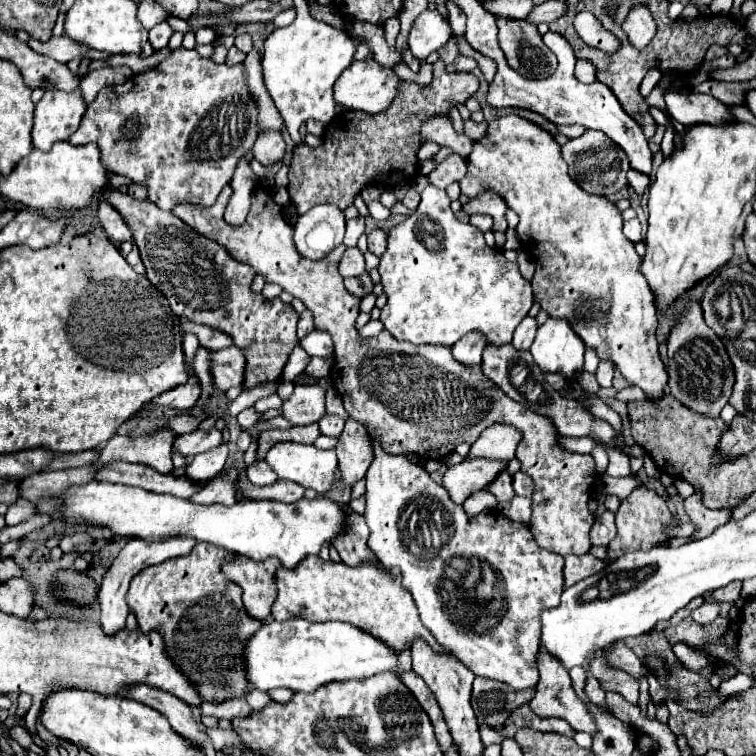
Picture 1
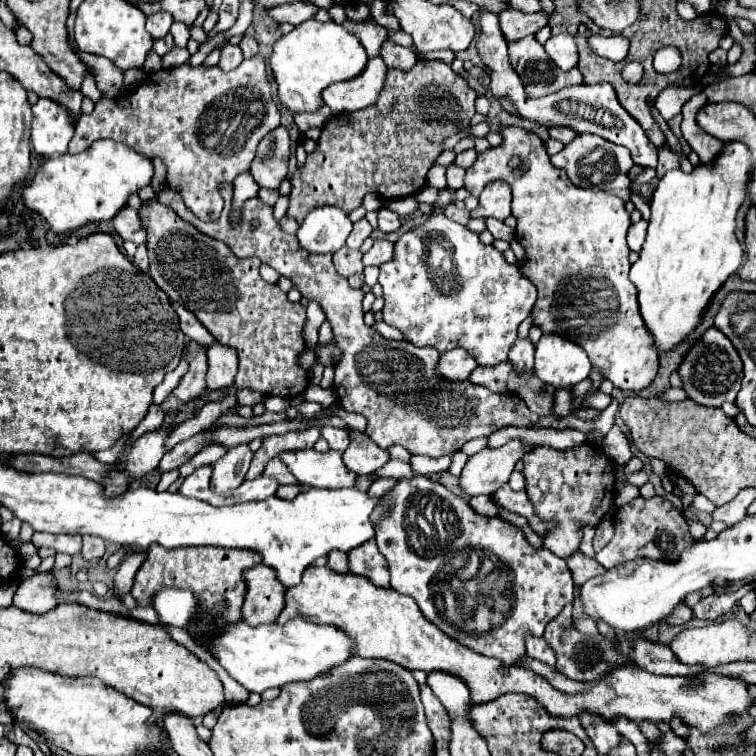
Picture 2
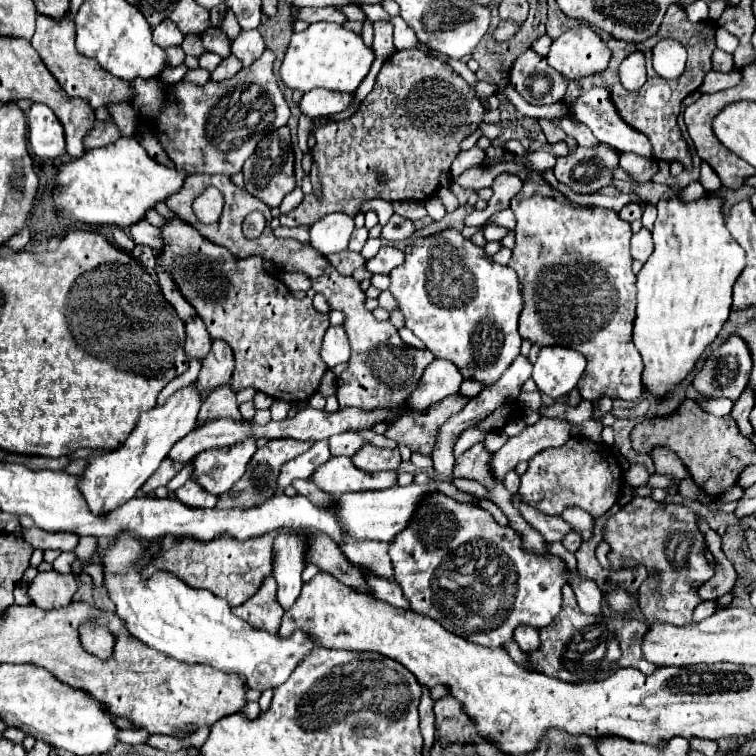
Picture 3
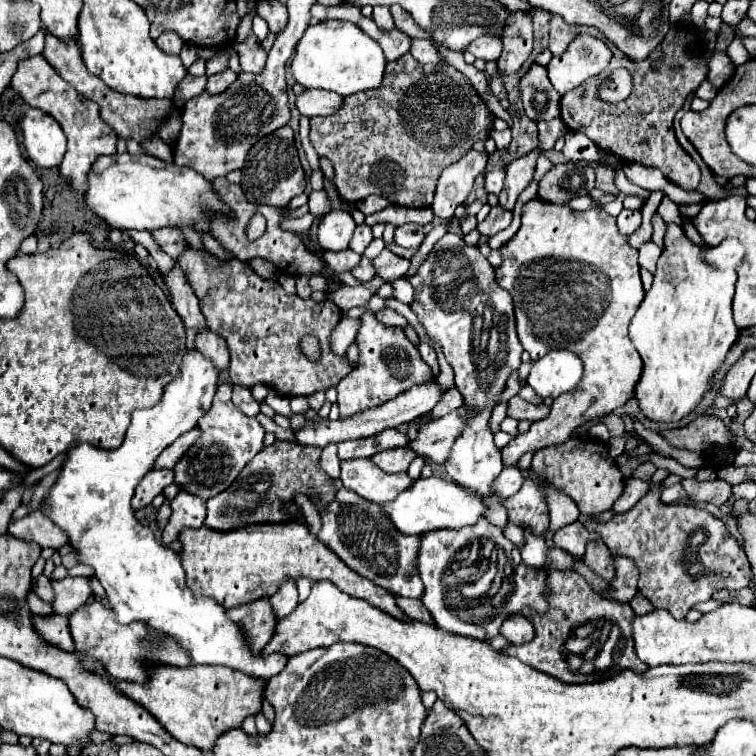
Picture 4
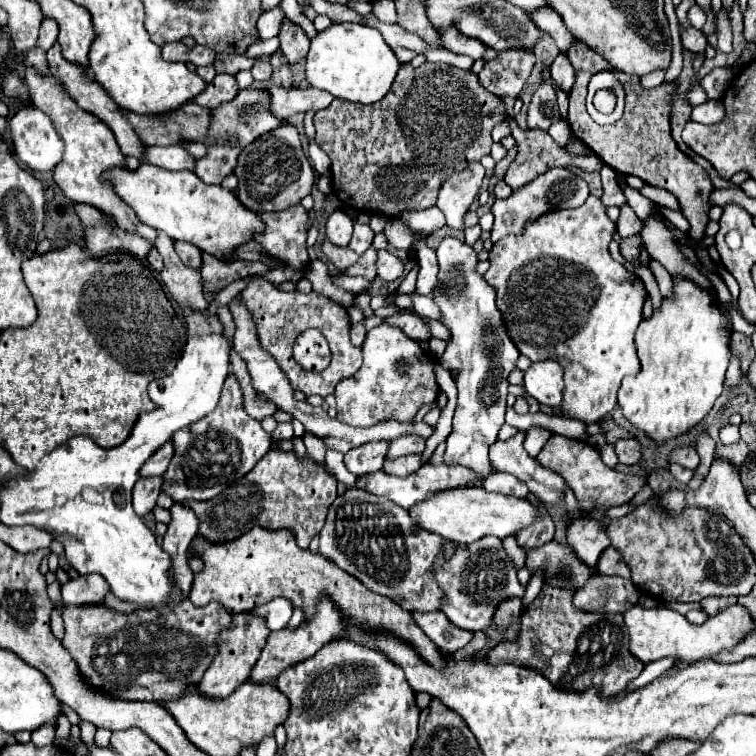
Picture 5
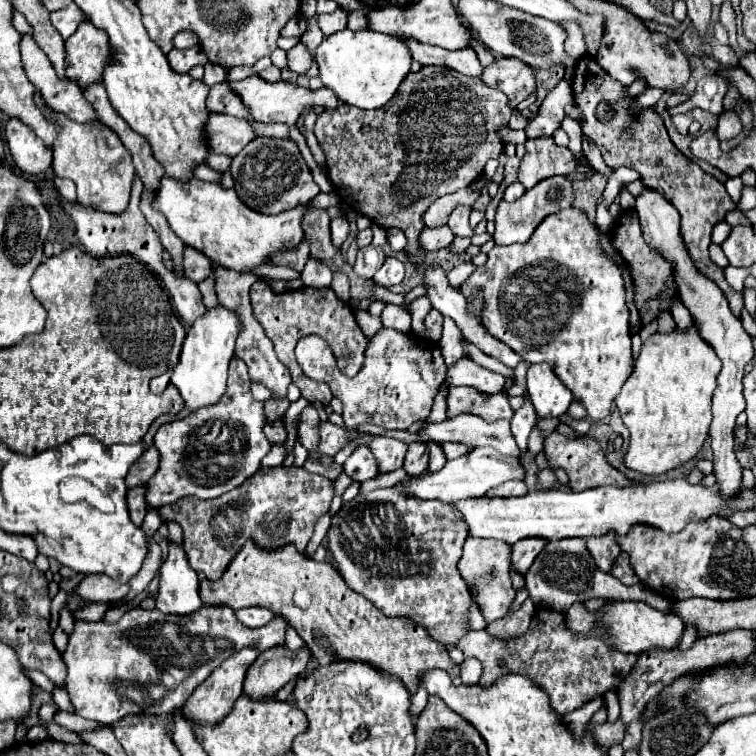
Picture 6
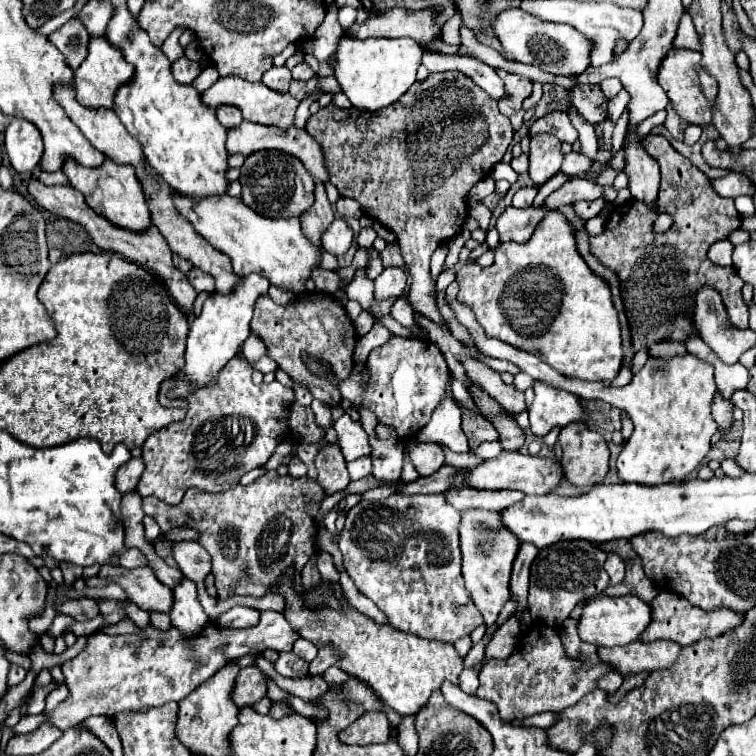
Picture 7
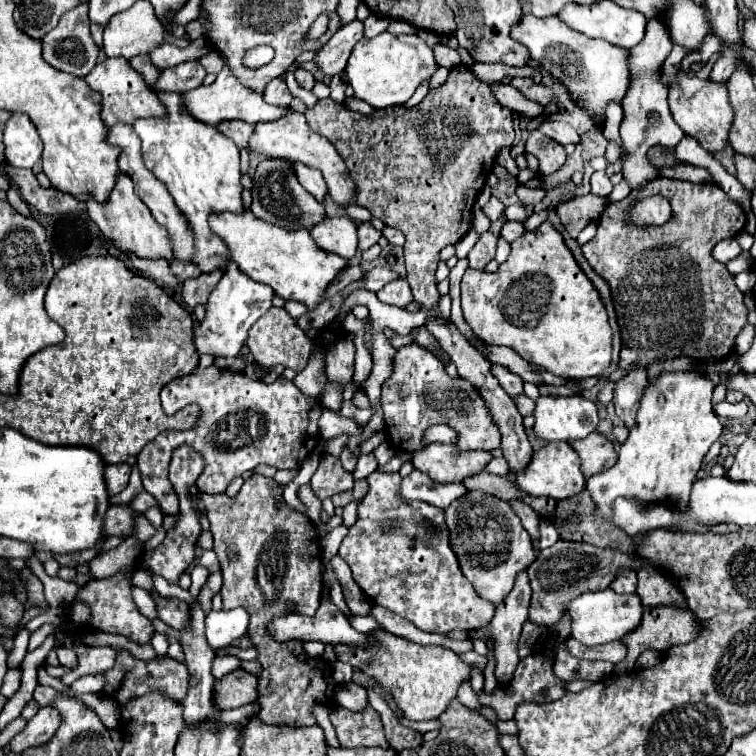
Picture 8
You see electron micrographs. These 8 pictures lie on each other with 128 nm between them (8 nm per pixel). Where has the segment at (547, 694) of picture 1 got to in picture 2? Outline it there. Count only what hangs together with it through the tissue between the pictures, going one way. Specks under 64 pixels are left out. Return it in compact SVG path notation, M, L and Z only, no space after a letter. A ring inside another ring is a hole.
M526 638L526 654L544 664L550 664L550 666L556 664L554 650L548 646L548 642L544 638ZM582 714L580 722L600 754L608 754L612 748L620 746L622 742L620 732L612 724L608 724L604 718L600 718L598 714Z

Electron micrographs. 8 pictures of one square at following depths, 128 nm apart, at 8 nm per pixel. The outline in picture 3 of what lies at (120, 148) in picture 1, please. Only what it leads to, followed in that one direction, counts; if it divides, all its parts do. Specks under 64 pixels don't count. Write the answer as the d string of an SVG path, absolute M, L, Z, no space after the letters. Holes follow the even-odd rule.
M264 50L264 54L254 62L254 66L250 66L250 68L242 68L242 70L240 70L236 76L232 76L230 80L224 80L224 82L212 82L212 80L210 80L210 82L206 82L204 86L178 82L178 84L172 86L172 90L168 92L168 100L166 100L166 104L164 104L164 108L162 108L162 114L160 114L160 116L156 118L156 122L150 124L150 126L156 128L154 134L158 136L160 144L162 144L164 150L166 150L166 154L174 160L176 170L182 170L182 172L186 172L186 174L226 174L226 176L238 174L238 172L242 170L246 158L254 152L256 144L264 138L264 134L276 130L276 128L280 128L280 126L284 126L284 124L288 122L288 118L290 118L290 108L288 108L288 104L286 104L286 100L284 100L284 94L282 94L282 90L280 90L280 86L278 86L276 76L274 76L274 62L276 62L276 54L274 54L272 50ZM114 120L96 122L92 132L86 136L84 144L86 144L86 148L100 148L100 146L117 141L118 138L120 138L120 130L116 128ZM206 190L200 198L196 198L194 202L194 212L198 216L200 222L204 224L214 224L218 222L220 218L220 212L222 212L222 204L224 198L220 196L218 190Z

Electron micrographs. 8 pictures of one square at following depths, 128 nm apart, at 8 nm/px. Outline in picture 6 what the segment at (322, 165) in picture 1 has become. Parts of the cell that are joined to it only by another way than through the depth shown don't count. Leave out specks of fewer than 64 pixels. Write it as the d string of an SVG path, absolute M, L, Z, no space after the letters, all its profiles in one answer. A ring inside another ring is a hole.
M424 66L420 72L406 76L398 94L378 110L358 110L348 104L324 110L314 124L314 134L326 156L328 178L340 202L386 230L402 230L408 240L404 252L412 256L416 266L422 266L426 256L426 250L418 242L420 232L426 228L422 214L440 196L470 186L484 174L484 164L490 158L498 158L504 148L498 128L506 126L510 116L508 98L500 90L450 68Z

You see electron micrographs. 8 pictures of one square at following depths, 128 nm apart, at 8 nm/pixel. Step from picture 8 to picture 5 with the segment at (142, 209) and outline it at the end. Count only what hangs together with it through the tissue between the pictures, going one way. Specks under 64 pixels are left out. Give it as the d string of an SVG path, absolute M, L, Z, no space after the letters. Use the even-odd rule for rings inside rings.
M26 68L24 72L24 80L30 86L30 98L34 102L34 106L38 110L42 110L44 114L48 114L48 118L54 122L54 128L58 130L58 136L64 142L64 156L58 162L58 166L54 168L54 182L62 188L62 192L72 200L72 202L84 202L90 204L98 210L102 210L104 214L110 214L114 218L118 218L120 226L136 232L148 240L154 240L154 230L148 228L146 224L138 222L134 210L130 210L130 206L126 206L122 202L122 198L118 198L118 194L114 194L114 188L110 186L110 182L102 180L102 172L108 168L126 168L126 158L120 152L120 148L116 146L116 138L112 134L112 130L102 124L100 118L96 118L94 114L78 108L78 104L64 92L62 84L58 84L58 78L54 78L52 74L44 76L34 68Z

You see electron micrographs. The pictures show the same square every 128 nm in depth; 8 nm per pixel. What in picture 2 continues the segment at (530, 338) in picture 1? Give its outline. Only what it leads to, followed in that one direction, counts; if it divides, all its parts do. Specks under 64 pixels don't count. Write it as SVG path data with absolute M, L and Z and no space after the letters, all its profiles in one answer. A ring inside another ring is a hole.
M518 338L516 344L510 350L508 362L516 370L516 374L522 374L522 372L532 370L534 368L534 346L532 346L532 342Z

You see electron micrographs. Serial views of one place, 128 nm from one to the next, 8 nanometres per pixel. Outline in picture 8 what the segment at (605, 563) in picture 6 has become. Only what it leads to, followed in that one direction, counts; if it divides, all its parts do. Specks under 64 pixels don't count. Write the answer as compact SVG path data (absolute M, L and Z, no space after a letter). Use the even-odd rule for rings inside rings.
M622 570L622 574L618 574L618 578L612 582L612 590L618 594L634 594L636 592L636 572L632 570Z

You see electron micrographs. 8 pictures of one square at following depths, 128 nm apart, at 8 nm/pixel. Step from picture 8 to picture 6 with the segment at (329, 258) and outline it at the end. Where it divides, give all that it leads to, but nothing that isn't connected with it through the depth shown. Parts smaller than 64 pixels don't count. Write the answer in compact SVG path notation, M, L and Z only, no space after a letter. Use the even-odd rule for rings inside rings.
M164 176L162 186L154 198L154 208L160 210L166 218L170 228L182 238L186 246L192 246L200 252L204 252L210 260L220 262L222 266L238 272L252 272L256 266L270 264L270 258L278 252L296 250L302 242L302 216L308 206L298 206L294 210L286 210L278 216L266 216L260 212L250 210L244 202L240 202L238 194L234 190L224 190L220 184L202 182L202 180L190 180L188 184L176 182L174 178Z

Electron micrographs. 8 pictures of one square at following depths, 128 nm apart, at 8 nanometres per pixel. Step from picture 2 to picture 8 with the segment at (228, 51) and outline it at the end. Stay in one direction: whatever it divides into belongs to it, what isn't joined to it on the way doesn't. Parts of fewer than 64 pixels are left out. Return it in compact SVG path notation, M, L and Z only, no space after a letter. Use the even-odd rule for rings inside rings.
M234 120L234 122L218 124L218 130L222 134L226 134L226 138L234 140L234 144L242 150L242 148L248 146L248 140L250 140L250 134L254 132L254 126L246 124L246 122L240 122L240 120Z

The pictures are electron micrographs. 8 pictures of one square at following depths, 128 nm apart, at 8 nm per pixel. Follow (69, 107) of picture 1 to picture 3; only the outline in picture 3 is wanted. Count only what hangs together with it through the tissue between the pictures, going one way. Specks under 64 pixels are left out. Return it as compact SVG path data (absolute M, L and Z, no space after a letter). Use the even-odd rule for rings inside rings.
M32 104L28 112L28 142L38 158L58 158L64 150L64 130L46 104Z

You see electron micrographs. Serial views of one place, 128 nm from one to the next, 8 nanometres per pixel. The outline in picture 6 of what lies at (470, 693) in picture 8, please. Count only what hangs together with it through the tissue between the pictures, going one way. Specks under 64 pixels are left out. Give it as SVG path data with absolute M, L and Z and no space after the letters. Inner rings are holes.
M528 598L520 610L516 610L514 614L506 616L506 618L500 618L496 622L490 622L486 626L486 630L494 636L494 638L500 638L500 640L512 640L512 638L520 638L528 626L530 626L530 620L534 616L536 608L534 608L534 602ZM475 657L465 659L460 666L460 676L462 676L462 682L466 686L472 686L480 681L482 674L482 664L480 660Z

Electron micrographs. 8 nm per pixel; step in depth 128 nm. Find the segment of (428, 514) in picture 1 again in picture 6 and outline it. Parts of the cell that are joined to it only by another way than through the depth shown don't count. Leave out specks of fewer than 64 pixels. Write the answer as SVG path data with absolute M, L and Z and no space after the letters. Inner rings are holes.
M474 602L474 604L472 604L472 608L470 608L468 622L470 622L470 628L472 628L472 630L482 630L482 628L486 628L486 620L482 618L482 614L480 614L480 610L478 610L478 604L476 604L476 602Z

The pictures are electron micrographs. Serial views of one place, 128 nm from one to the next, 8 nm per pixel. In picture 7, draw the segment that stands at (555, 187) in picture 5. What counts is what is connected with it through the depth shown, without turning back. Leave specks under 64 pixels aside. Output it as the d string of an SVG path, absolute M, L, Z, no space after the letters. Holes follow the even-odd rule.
M514 206L506 208L500 218L498 218L498 232L500 232L500 242L526 242L530 240L534 228L538 222L548 214L544 206L540 208L524 208L518 210Z

